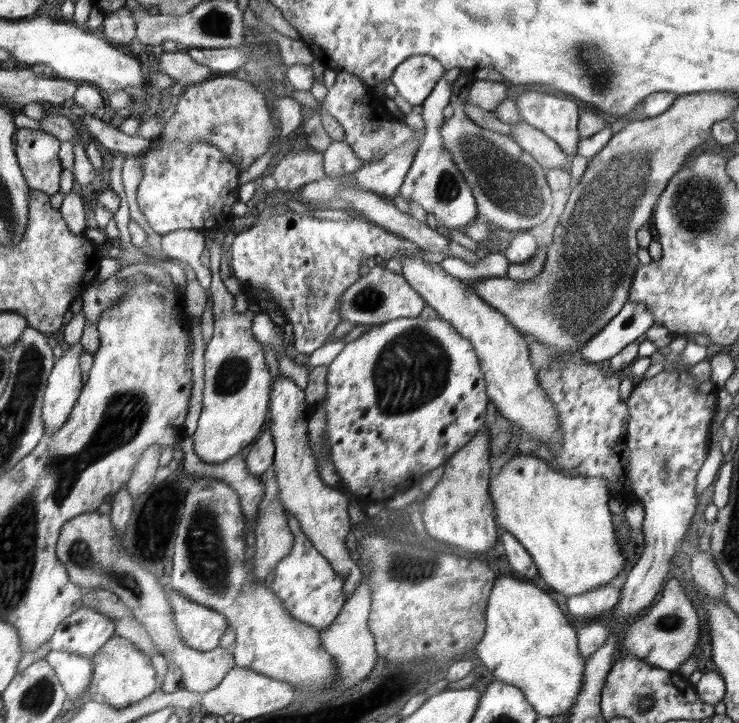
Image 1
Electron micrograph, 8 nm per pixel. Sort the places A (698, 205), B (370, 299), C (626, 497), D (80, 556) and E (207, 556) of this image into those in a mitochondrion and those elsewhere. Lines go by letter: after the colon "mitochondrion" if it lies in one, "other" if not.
A: mitochondrion
B: mitochondrion
C: other
D: mitochondrion
E: mitochondrion

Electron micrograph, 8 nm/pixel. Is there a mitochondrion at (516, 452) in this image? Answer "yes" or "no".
no

